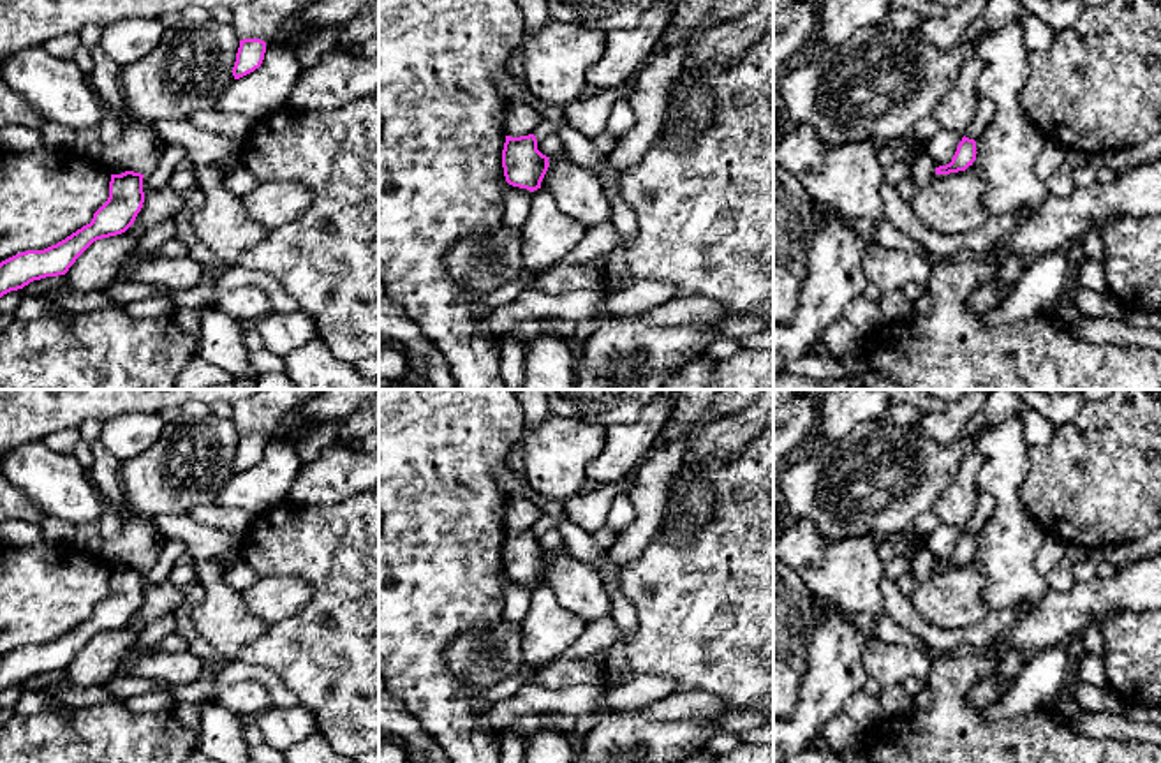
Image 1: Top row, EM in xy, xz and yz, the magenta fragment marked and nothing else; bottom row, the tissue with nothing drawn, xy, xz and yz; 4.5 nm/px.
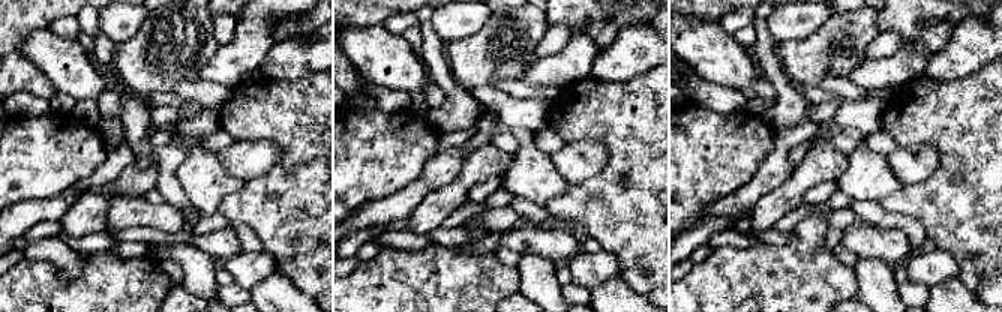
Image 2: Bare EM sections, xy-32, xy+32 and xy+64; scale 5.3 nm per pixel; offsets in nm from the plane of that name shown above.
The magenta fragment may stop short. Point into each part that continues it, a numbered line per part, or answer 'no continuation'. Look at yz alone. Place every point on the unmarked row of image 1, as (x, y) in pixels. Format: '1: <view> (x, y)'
no continuation

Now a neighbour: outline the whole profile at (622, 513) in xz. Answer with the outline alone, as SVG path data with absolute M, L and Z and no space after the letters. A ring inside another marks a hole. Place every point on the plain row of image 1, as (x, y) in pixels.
M620 493L611 500L604 527L622 532L636 520L636 516L638 513L629 495Z

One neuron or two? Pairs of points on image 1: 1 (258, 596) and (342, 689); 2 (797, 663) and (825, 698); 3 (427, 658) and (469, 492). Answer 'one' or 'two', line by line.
1: two
2: two
3: one

